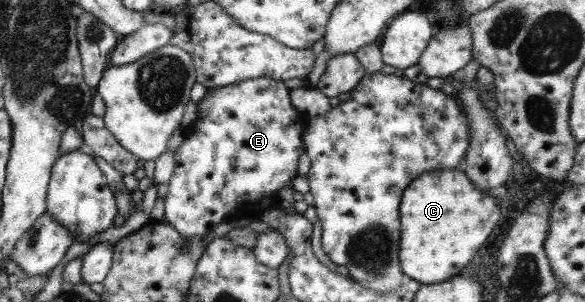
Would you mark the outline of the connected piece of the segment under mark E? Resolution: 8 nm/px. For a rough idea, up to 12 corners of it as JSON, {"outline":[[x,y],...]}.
{"outline":[[265,77],[208,88],[165,224],[205,236],[292,187],[306,118]]}

